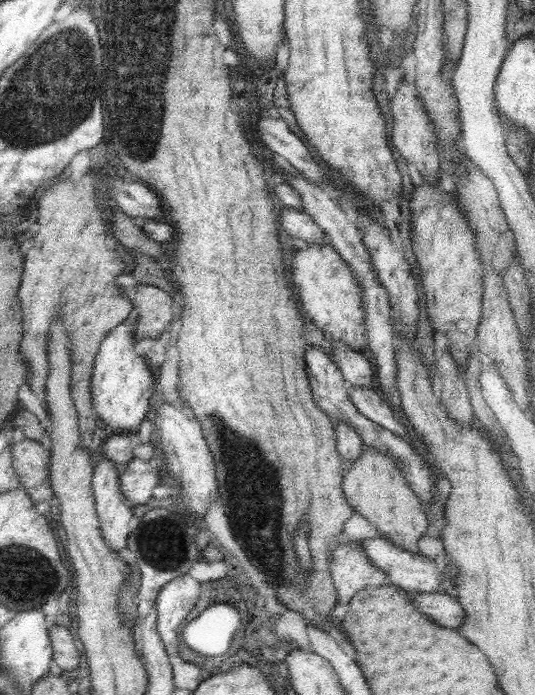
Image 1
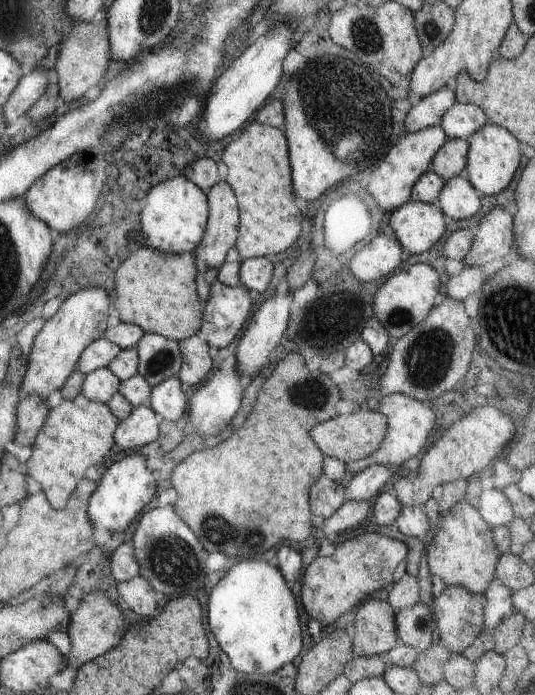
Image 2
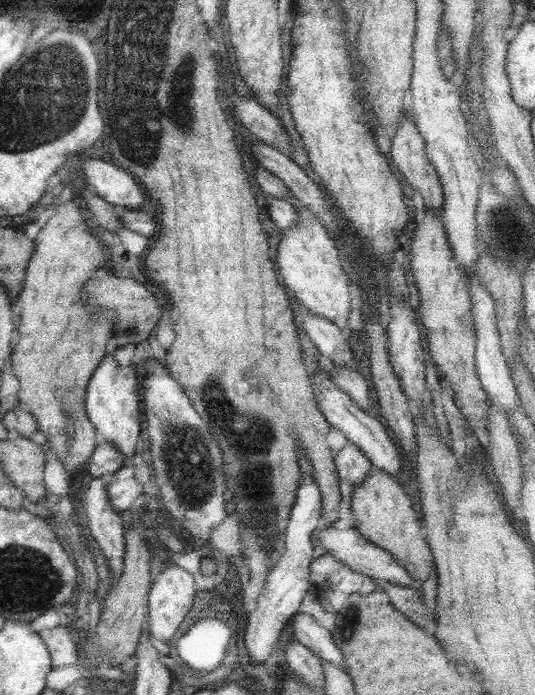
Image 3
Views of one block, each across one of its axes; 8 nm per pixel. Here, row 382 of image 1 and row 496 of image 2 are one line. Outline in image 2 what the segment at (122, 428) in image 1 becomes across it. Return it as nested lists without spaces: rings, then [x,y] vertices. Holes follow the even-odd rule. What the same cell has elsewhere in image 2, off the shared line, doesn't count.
[[[134,453],[113,464],[101,466],[95,490],[88,498],[86,508],[93,530],[103,528],[108,533],[122,533],[131,520],[141,513],[143,506],[153,499],[155,478],[147,470],[144,460],[145,458]]]

